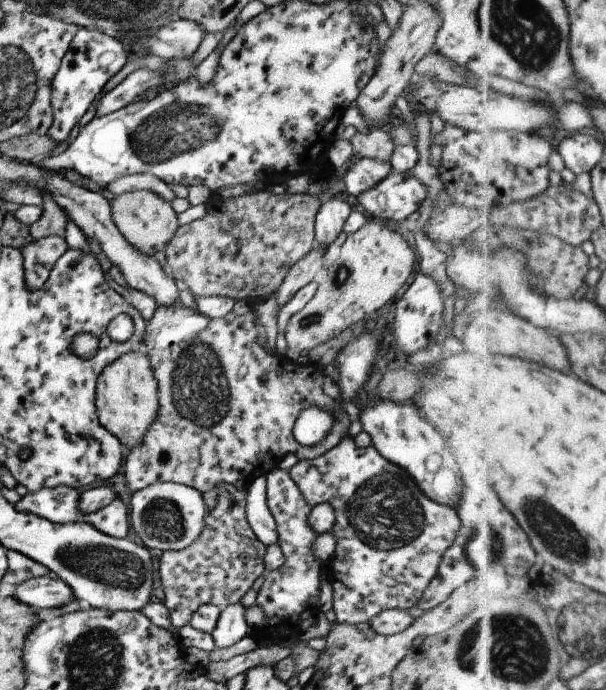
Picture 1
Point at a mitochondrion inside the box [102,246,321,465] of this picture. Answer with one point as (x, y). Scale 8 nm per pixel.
(200, 393)

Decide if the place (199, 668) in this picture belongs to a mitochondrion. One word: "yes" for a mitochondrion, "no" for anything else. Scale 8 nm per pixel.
no

